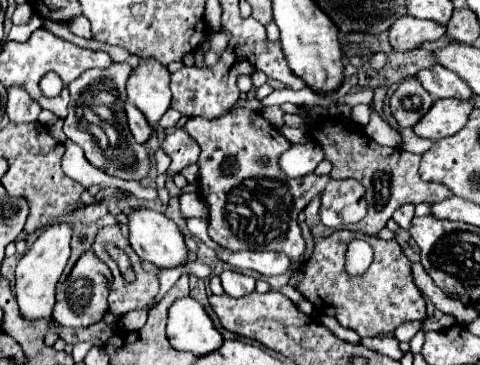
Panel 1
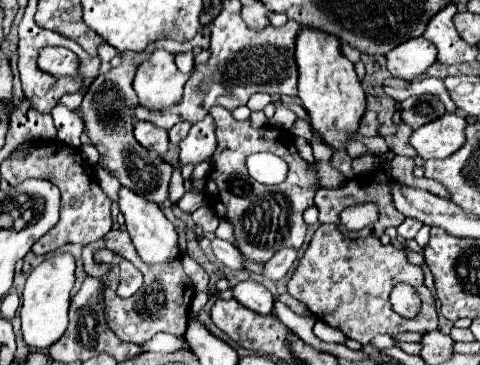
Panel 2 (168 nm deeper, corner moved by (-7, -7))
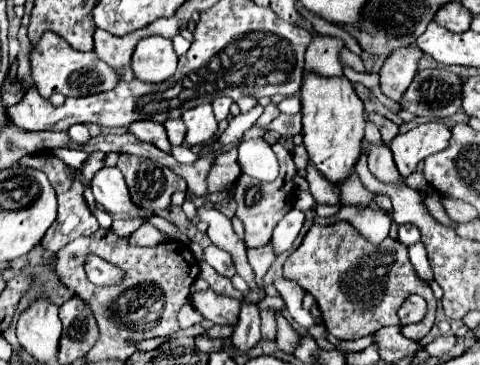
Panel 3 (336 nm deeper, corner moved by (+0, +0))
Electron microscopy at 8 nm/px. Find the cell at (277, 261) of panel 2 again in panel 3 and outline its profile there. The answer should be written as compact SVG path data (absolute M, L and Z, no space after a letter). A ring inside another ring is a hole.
M292 209L274 229L274 235L272 235L272 247L274 247L274 255L282 255L284 251L288 251L294 243L294 239L298 237L300 229L302 229L302 223L304 223L304 213L298 211L298 209Z

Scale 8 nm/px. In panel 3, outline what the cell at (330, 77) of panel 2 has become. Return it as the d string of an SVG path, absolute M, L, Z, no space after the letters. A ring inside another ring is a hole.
M304 73L300 87L302 103L302 133L310 161L332 183L346 179L360 155L364 141L366 113L354 85L342 77L308 77Z

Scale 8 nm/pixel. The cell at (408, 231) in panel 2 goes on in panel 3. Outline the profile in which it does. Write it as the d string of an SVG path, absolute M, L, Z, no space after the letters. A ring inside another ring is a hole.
M400 225L398 241L404 245L412 245L412 243L420 241L420 231L416 229L416 225Z

